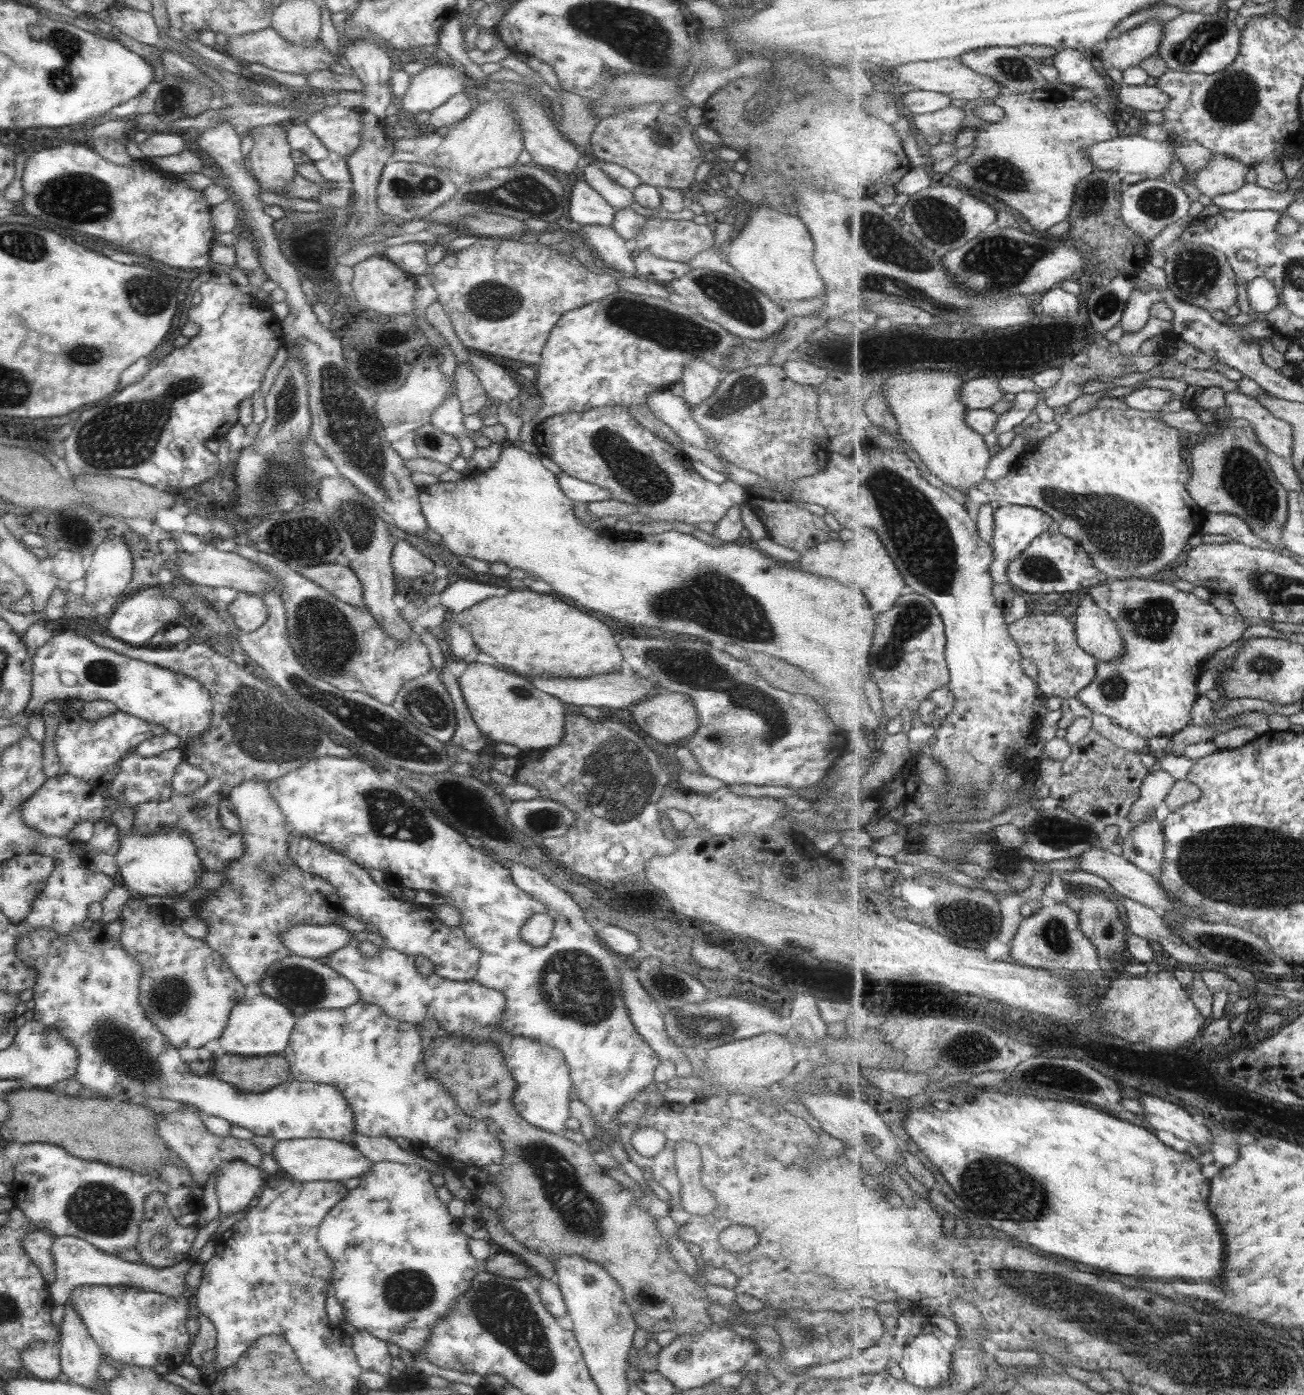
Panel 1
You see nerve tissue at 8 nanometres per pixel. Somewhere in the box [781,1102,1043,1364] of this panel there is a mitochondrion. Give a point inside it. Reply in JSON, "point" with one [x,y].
{"point":[885,1193]}

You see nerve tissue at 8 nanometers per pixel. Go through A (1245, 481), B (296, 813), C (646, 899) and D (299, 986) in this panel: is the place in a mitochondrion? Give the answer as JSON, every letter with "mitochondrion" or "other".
{"A":"mitochondrion","B":"other","C":"other","D":"mitochondrion"}

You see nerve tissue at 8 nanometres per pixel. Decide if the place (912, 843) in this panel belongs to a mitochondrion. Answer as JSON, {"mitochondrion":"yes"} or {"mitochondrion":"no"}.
{"mitochondrion":"no"}

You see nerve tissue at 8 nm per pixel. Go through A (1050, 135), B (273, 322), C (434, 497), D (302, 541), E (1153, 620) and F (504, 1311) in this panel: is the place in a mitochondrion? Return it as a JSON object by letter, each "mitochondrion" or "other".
{"A":"other","B":"other","C":"other","D":"mitochondrion","E":"mitochondrion","F":"mitochondrion"}

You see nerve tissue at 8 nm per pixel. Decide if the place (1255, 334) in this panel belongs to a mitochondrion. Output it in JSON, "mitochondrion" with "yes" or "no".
{"mitochondrion":"no"}

